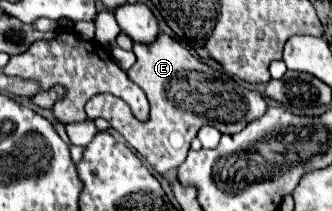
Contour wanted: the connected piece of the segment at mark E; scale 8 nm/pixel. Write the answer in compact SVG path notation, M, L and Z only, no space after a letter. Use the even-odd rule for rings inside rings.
M161 34L153 44L135 44L133 52L137 62L127 74L141 86L151 102L149 120L139 122L129 106L111 94L93 96L85 106L85 114L89 120L105 118L159 174L167 174L171 168L177 168L177 164L185 162L191 140L203 126L213 126L221 134L237 134L267 112L267 100L257 90L249 90L225 72L209 68L189 48L167 34Z

